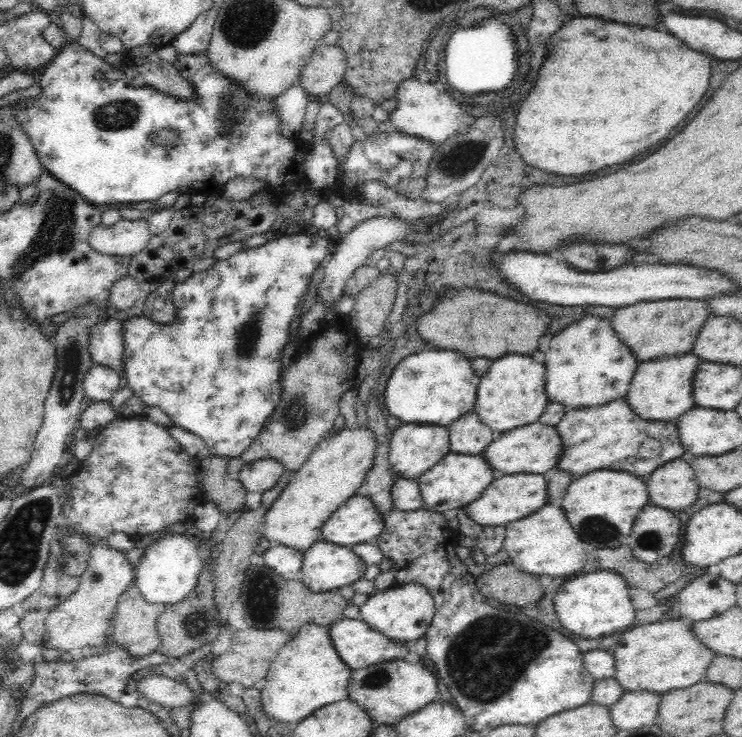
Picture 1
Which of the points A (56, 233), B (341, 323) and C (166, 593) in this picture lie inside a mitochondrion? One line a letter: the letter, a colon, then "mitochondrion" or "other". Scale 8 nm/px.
A: mitochondrion
B: other
C: other

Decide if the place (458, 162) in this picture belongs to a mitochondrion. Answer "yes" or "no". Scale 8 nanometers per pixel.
yes

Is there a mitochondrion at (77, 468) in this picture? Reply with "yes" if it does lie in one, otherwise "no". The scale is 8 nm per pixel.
no

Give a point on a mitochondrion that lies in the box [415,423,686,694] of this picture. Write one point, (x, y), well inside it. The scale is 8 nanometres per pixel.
(598, 530)

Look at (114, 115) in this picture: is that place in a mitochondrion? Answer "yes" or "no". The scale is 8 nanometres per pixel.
yes

